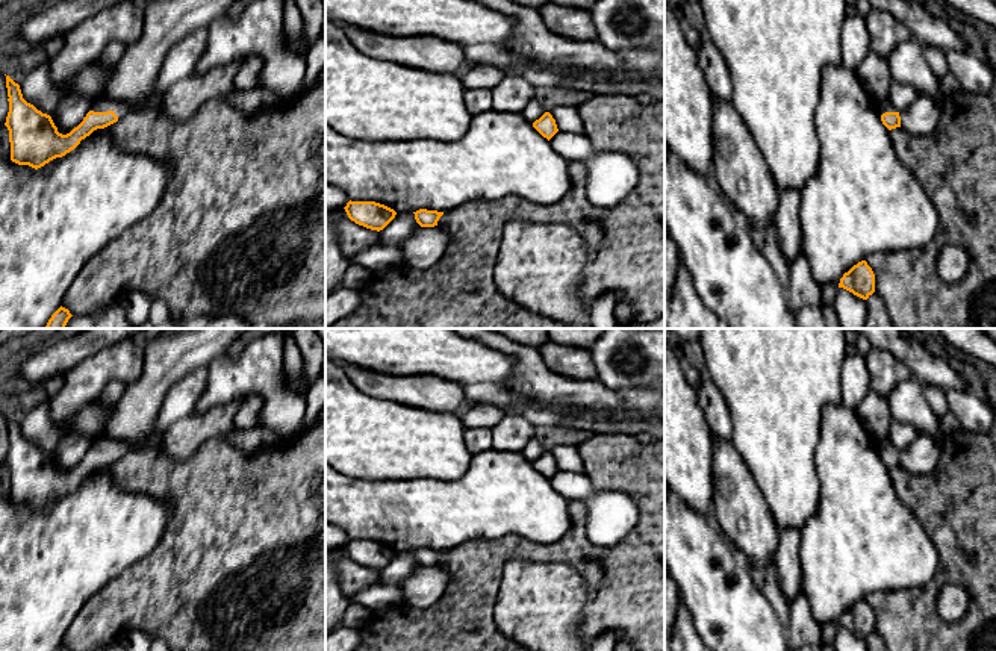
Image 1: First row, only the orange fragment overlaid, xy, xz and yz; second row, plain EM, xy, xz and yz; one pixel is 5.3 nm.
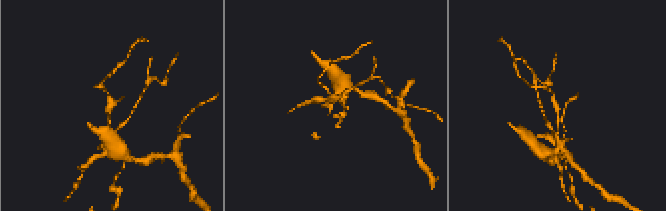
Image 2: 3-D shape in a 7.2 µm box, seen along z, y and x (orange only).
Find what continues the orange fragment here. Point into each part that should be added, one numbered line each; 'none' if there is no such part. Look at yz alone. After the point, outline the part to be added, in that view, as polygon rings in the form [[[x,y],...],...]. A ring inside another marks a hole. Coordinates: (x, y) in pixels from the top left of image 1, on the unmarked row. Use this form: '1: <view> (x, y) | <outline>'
1: yz (874, 412) | [[[869,391],[858,404],[857,413],[881,454],[898,451],[889,439],[889,428],[893,418],[886,397]]]

